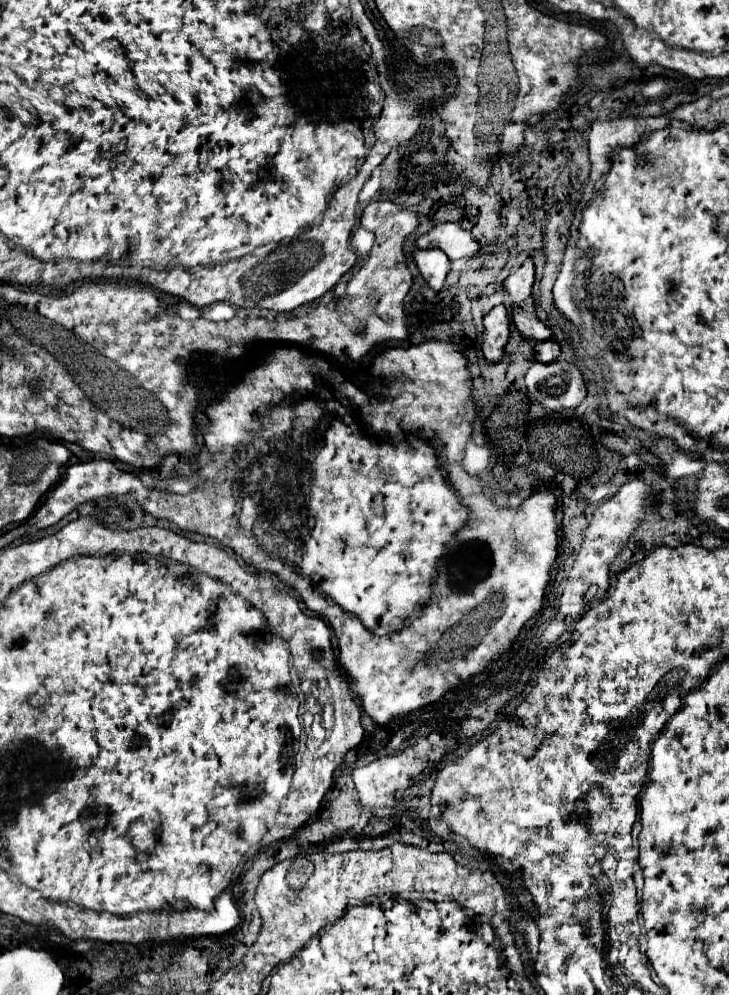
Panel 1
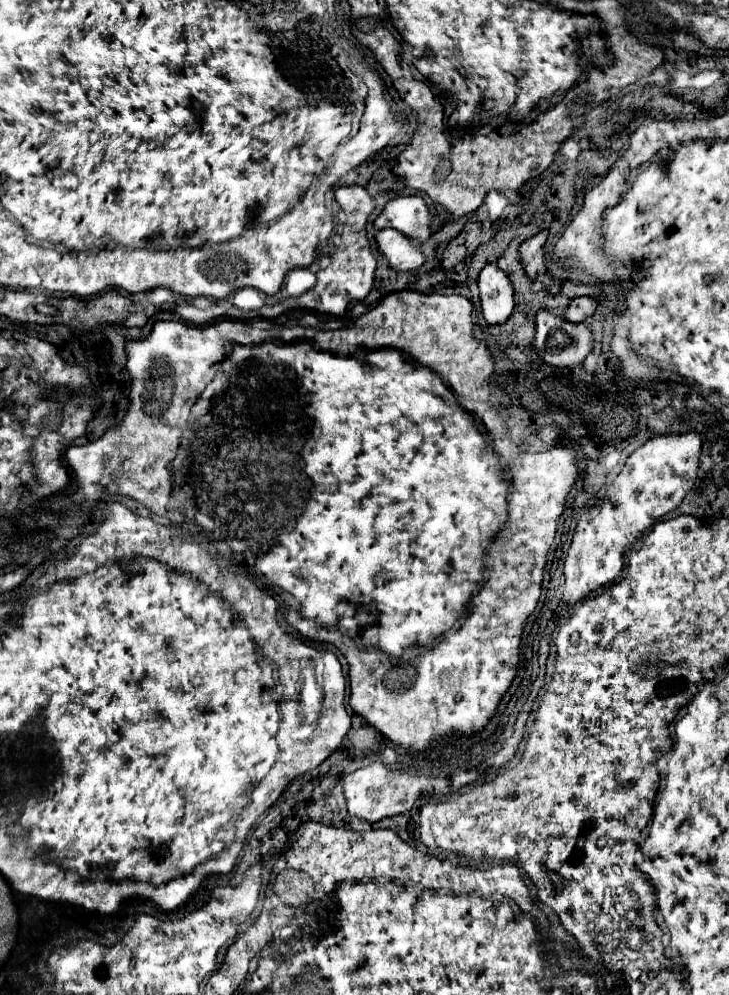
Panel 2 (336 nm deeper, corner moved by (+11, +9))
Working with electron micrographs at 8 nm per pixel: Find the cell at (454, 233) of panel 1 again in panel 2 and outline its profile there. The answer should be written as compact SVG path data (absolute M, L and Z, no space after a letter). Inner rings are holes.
M411 195L411 197L391 199L383 207L383 211L375 217L373 225L377 229L393 227L409 239L425 241L431 235L431 229L429 229L431 221L433 221L433 215L425 207L425 201L419 195Z

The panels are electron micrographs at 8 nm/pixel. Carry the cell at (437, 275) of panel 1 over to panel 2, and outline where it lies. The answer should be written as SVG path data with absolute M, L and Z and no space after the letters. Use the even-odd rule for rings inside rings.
M381 229L375 235L379 251L387 257L389 267L397 271L411 271L425 263L419 247L411 243L403 233L397 233L395 229Z

